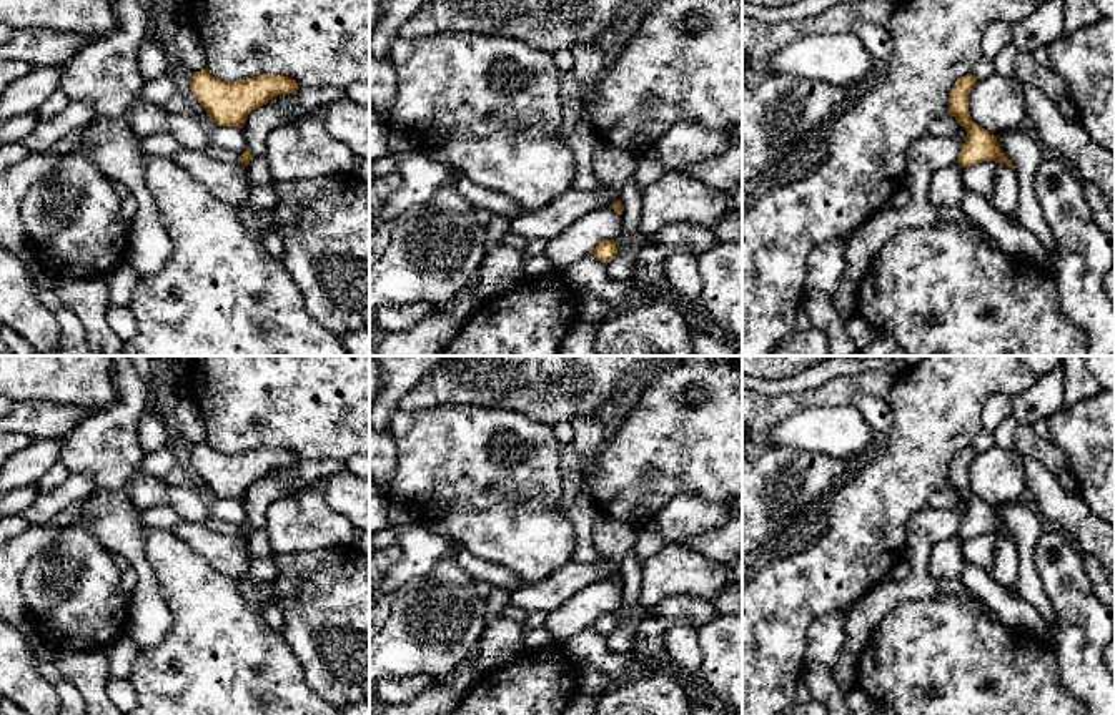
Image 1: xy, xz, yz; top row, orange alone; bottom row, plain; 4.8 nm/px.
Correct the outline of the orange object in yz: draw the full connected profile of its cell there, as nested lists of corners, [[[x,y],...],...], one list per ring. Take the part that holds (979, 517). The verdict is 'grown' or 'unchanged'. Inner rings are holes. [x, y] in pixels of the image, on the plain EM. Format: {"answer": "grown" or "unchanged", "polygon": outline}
{"answer": "unchanged", "polygon": [[[972,446],[962,449],[952,459],[949,466],[949,486],[959,494],[960,499],[965,500],[967,509],[965,515],[959,525],[957,535],[965,540],[985,532],[992,532],[995,535],[1004,535],[1012,539],[1012,534],[1004,529],[997,509],[990,507],[987,502],[972,494],[969,484],[969,467],[975,459],[977,452]]]}

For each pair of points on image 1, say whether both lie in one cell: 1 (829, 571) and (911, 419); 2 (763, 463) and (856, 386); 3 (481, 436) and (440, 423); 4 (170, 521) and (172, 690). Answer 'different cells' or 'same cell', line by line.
1: same cell
2: same cell
3: same cell
4: different cells

